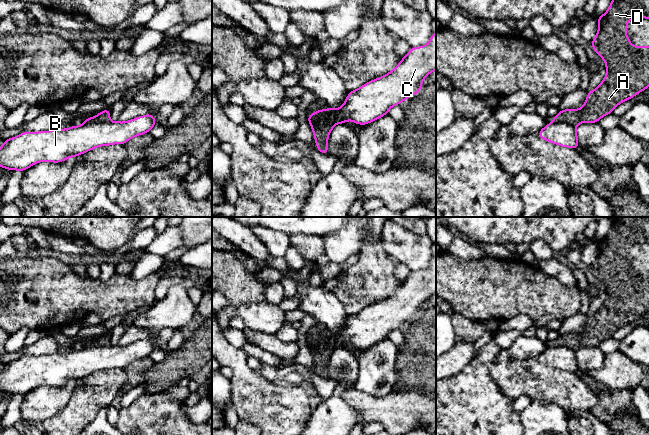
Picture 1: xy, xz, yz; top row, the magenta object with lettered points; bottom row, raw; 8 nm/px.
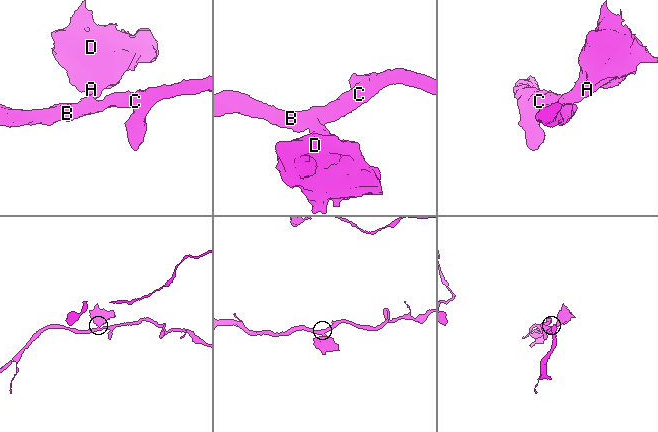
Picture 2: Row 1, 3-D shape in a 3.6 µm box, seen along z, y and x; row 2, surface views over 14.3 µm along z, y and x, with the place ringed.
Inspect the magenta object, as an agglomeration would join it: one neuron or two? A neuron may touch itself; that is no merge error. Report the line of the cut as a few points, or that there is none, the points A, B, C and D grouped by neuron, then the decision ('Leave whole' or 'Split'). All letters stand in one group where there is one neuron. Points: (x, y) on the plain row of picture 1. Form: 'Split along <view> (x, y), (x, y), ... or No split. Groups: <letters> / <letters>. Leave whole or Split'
Split along xz (309, 345), (319, 349), (327, 347), (333, 349). Groups: A D / B C. Split

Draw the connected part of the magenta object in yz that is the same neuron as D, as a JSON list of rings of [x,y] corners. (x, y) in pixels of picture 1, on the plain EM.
[[[615,217],[612,220],[612,226],[608,234],[597,242],[598,256],[591,265],[593,274],[605,285],[607,298],[598,311],[587,317],[584,329],[580,333],[565,333],[552,343],[553,346],[566,346],[577,350],[579,347],[598,347],[599,344],[613,337],[613,334],[619,328],[633,322],[638,317],[649,311],[649,270],[633,270],[626,258],[628,251],[627,244],[636,244],[641,242],[649,243],[649,218],[648,217]]]

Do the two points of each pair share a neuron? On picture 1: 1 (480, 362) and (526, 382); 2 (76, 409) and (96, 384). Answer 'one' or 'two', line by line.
1: two
2: one

